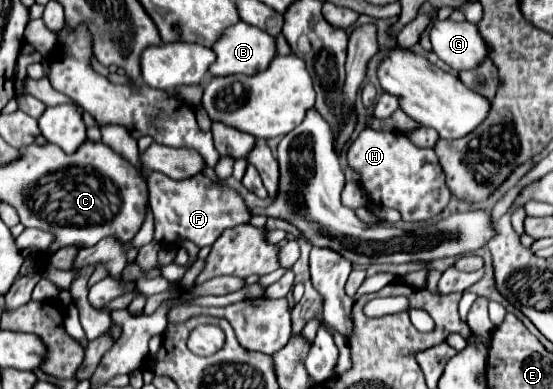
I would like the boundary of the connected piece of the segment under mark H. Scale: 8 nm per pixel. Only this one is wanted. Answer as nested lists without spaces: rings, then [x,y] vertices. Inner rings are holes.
[[[364,128],[348,148],[348,164],[360,172],[362,186],[370,202],[378,206],[396,208],[406,222],[420,222],[434,218],[450,200],[444,170],[434,150],[418,148],[406,134],[380,132]]]

